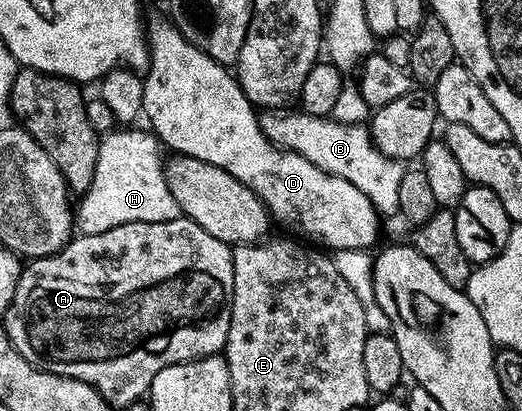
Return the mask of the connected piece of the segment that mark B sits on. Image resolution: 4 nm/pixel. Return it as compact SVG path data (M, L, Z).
M260 109L257 121L265 137L276 148L299 154L307 158L307 162L319 166L319 170L351 182L351 186L358 188L376 206L382 217L396 217L400 206L399 184L407 171L406 165L383 155L364 123L344 124L327 116L312 116L300 110L294 112L294 116L285 116L289 114L281 110Z

